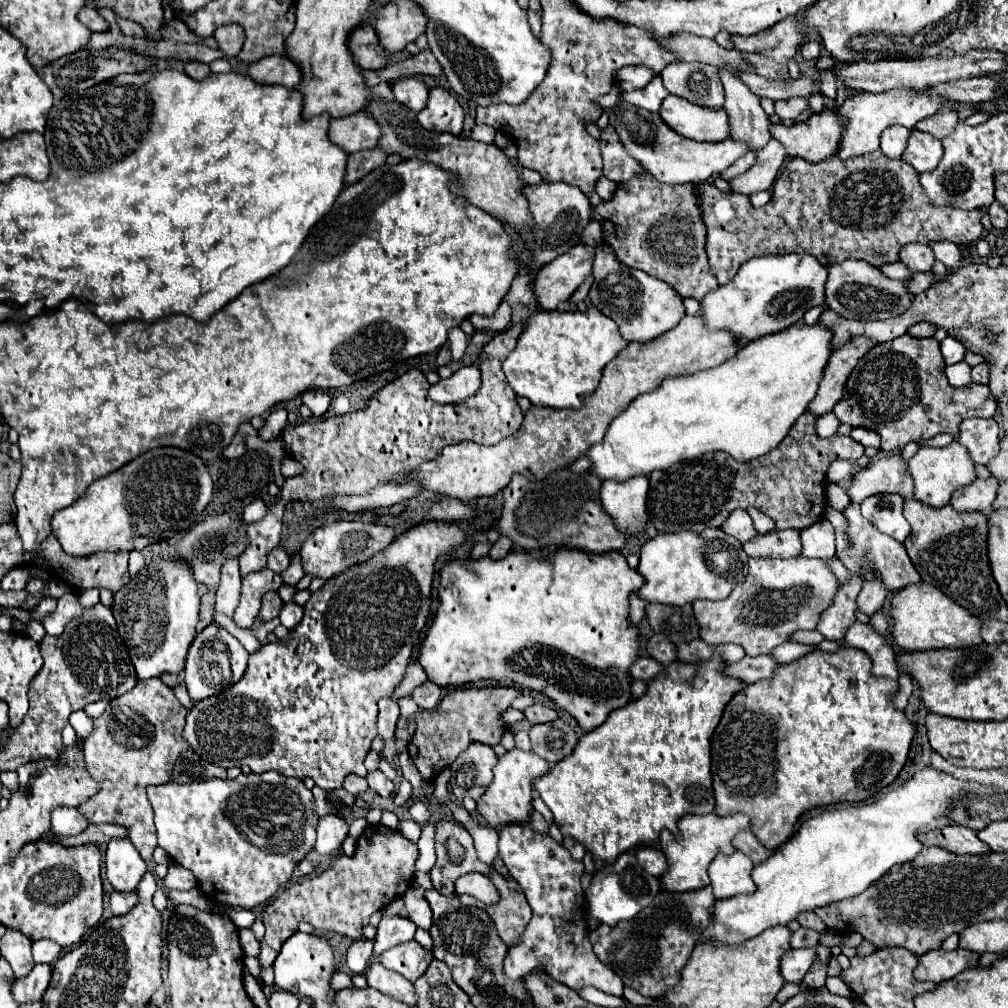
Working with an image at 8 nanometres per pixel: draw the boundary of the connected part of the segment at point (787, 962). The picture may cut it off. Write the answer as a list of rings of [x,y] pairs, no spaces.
[[[790,949],[780,959],[780,975],[784,977],[784,981],[800,983],[814,959],[814,949]]]

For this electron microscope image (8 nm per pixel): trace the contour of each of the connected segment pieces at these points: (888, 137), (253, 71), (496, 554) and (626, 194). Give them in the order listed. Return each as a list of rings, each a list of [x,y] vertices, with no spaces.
[[[892,127],[892,129],[886,129],[880,137],[880,151],[886,155],[886,157],[892,157],[892,159],[898,159],[906,145],[908,145],[908,137],[910,137],[910,131],[904,129],[904,127]]]
[[[270,55],[248,67],[250,79],[260,85],[282,85],[292,89],[300,83],[300,69],[286,55]]]
[[[500,535],[498,537],[498,541],[492,545],[492,549],[490,549],[490,557],[492,559],[502,559],[502,557],[506,557],[506,553],[510,553],[512,551],[512,541],[508,539],[508,537],[504,537],[504,535]]]
[[[650,173],[636,175],[618,183],[610,201],[592,207],[592,221],[600,221],[604,243],[614,251],[620,263],[666,281],[682,297],[700,301],[708,291],[718,287],[704,249],[706,227],[694,183],[664,185],[652,179]]]

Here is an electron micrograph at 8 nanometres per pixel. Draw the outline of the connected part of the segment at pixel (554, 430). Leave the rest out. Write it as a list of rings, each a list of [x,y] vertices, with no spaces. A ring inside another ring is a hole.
[[[686,315],[674,329],[648,343],[628,343],[626,349],[604,367],[598,389],[584,397],[580,409],[532,405],[528,411],[524,411],[524,419],[516,435],[496,445],[478,445],[472,441],[448,445],[438,459],[420,463],[414,473],[408,475],[408,481],[416,481],[426,491],[460,501],[496,495],[508,485],[514,473],[524,475],[528,481],[542,481],[548,473],[574,463],[592,445],[600,443],[612,419],[620,415],[632,399],[654,391],[664,379],[716,367],[734,357],[736,351],[738,345],[732,333],[708,331],[704,329],[704,319],[700,315]],[[528,473],[534,477],[528,477]]]

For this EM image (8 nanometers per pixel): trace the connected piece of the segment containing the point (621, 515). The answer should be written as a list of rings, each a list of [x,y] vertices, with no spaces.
[[[636,475],[624,483],[616,479],[606,479],[602,485],[602,505],[608,515],[614,517],[614,523],[628,535],[642,533],[646,527],[646,497],[648,497],[648,477]]]

